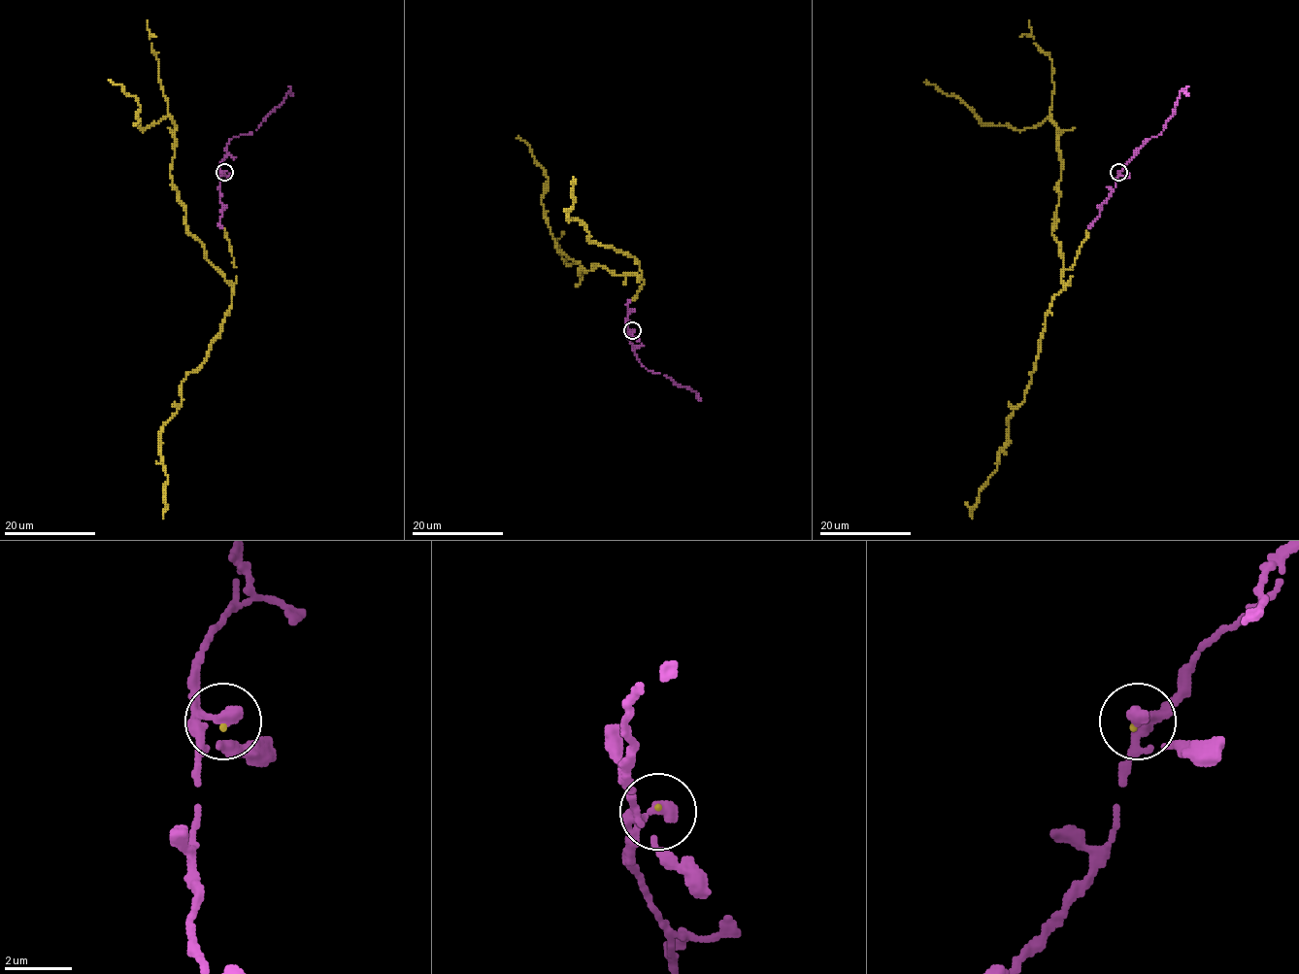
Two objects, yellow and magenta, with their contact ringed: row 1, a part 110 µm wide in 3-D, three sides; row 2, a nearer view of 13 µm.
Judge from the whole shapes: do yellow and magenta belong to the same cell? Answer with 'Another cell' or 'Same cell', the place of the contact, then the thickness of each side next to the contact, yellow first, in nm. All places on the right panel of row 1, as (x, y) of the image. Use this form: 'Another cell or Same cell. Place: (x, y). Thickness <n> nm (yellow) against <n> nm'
Same cell. Place: (1118, 172). Thickness 70 nm (yellow) against 280 nm

